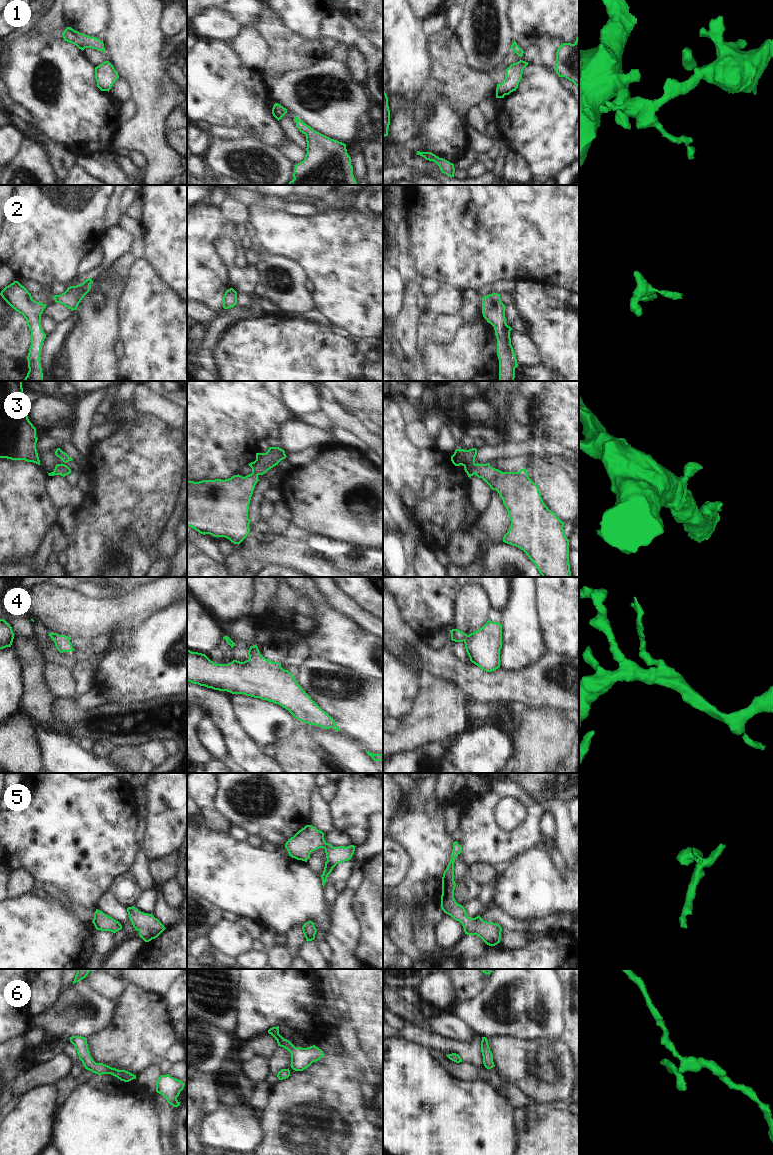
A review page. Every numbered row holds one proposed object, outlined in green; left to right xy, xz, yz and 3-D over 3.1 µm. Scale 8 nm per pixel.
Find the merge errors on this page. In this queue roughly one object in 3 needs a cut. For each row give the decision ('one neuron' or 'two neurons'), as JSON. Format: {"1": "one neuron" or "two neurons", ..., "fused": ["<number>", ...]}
{"1": "one neuron", "2": "one neuron", "3": "one neuron", "4": "one neuron", "5": "one neuron", "6": "one neuron", "fused": []}

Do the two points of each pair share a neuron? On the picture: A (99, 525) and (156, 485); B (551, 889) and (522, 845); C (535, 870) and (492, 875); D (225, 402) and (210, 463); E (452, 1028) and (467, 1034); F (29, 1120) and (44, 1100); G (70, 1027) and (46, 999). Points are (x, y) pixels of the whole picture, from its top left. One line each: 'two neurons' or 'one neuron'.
A: one neuron
B: two neurons
C: two neurons
D: one neuron
E: one neuron
F: one neuron
G: two neurons

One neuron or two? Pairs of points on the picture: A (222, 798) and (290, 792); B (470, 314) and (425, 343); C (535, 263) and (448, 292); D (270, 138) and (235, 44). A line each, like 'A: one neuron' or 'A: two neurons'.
A: one neuron
B: two neurons
C: two neurons
D: two neurons

